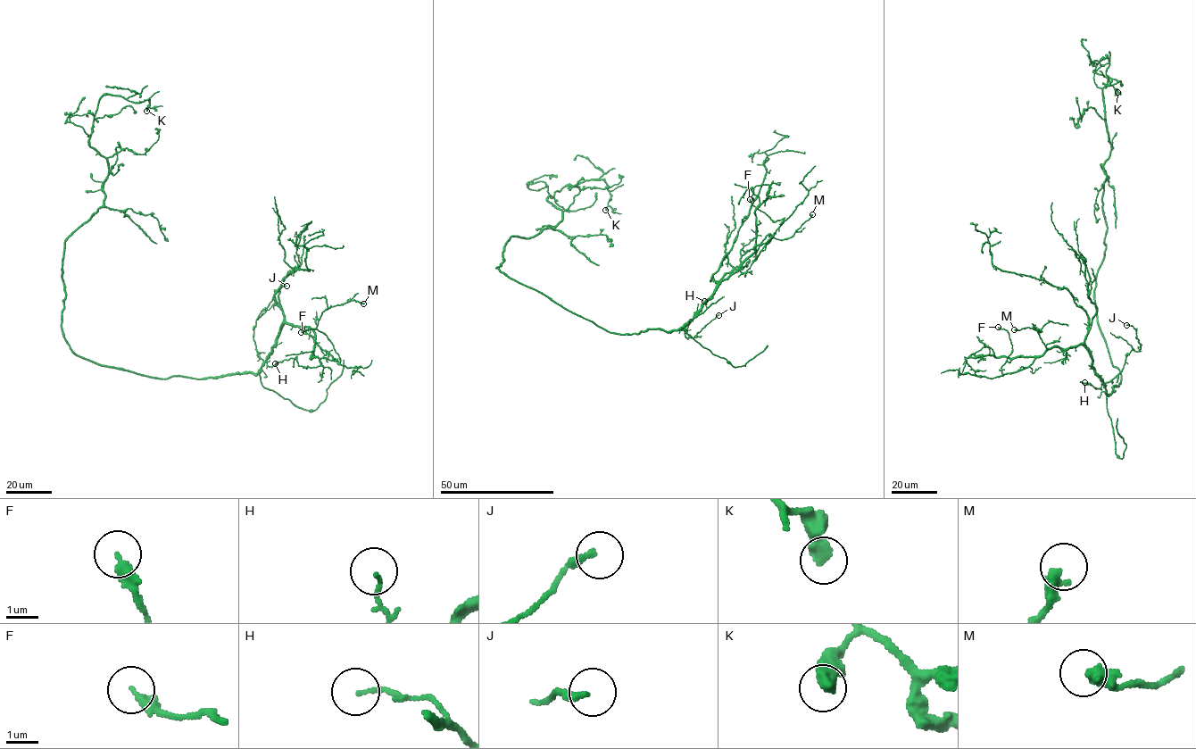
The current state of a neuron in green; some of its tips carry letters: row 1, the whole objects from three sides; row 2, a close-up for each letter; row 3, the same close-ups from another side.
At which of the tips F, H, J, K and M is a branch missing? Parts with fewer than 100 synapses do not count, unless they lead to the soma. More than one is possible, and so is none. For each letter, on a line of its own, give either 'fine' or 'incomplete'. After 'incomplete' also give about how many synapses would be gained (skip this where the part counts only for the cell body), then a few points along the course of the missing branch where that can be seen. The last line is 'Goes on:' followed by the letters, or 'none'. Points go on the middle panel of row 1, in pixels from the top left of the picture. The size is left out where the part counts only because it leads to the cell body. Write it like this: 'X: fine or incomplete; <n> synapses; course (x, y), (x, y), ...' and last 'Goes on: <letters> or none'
F: fine
H: fine
J: fine
K: fine
M: fine
Goes on: none

